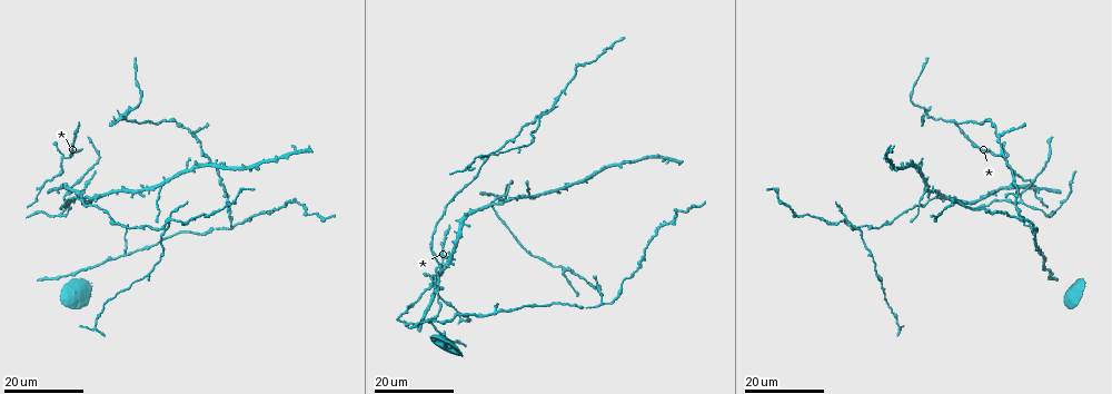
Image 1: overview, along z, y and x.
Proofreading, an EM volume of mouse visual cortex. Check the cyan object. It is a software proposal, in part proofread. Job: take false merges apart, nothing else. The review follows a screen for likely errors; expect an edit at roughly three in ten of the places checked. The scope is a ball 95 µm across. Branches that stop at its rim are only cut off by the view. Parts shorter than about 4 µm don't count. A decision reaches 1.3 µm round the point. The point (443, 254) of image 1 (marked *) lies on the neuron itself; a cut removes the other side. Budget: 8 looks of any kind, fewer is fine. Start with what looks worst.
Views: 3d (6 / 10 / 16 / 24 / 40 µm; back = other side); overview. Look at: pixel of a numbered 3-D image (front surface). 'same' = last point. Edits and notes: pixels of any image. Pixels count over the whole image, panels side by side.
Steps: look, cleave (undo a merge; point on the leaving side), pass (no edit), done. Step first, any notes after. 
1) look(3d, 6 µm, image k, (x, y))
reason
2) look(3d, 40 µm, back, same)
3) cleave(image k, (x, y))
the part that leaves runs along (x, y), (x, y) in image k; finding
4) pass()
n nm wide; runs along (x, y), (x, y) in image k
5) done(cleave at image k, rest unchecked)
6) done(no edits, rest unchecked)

look(3d, 16 µm, image 1, (168, 221))

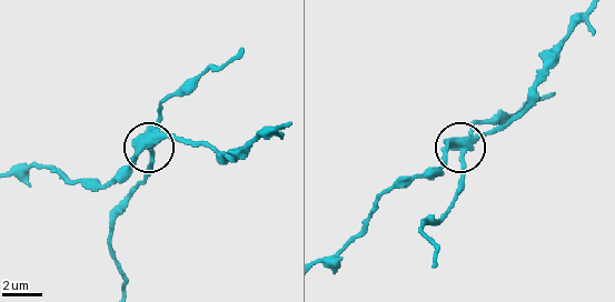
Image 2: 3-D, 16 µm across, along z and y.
look(3d, 10 µm, image 2, (468, 147))

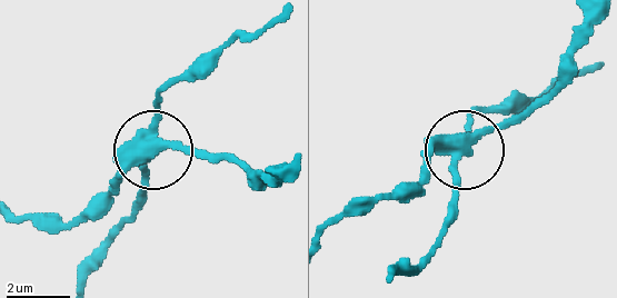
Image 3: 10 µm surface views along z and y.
cleave(image 3, (153, 101))
410 nm wide; the part that leaves runs along (151, 142), (140, 204), (85, 284) in image 3; a second neuron is stuck on

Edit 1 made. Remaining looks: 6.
look(3d, 16 µm, image 1, (159, 187))
thin arm on a thick one

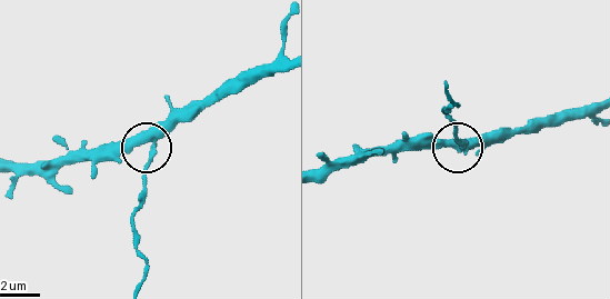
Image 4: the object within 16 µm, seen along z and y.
look(3d, 6 µm, image 4, (153, 141))
zoom in

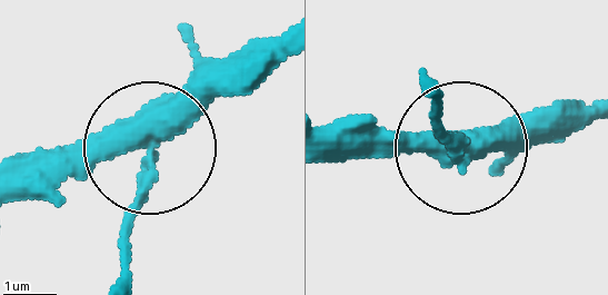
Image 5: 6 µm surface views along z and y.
cleave(image 5, (125, 239))
the part that leaves runs along (148, 174), (121, 276) in image 5; a second neuron is stuck on

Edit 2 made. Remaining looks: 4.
look(overview)

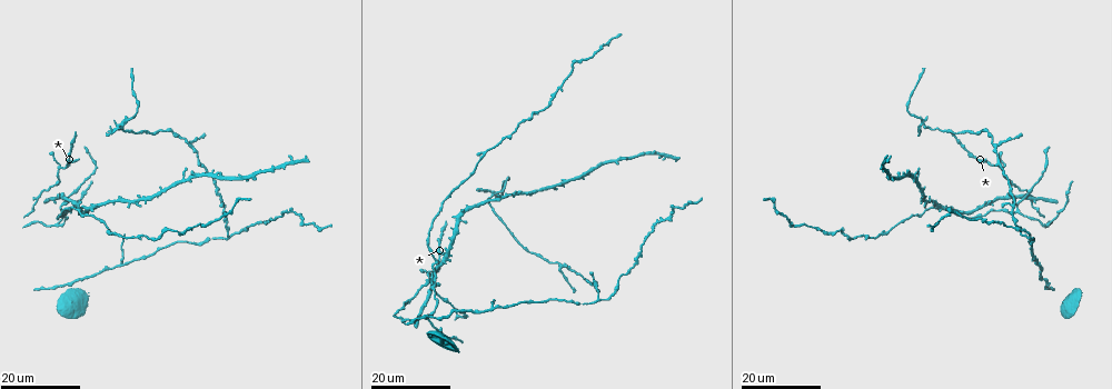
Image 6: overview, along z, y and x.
look(3d, 24 µm, image 6, (1040, 263))
three-way junction

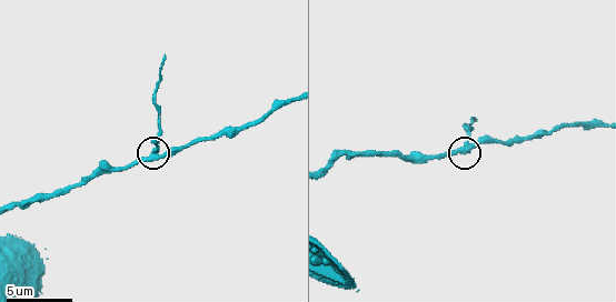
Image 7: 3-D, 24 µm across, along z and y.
look(3d, 6 µm, image 7, (154, 149))

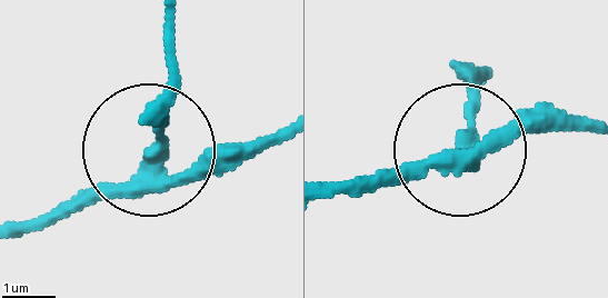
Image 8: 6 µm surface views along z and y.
pass()
3 arms; runs along (282, 127), (163, 167), (155, 149), (176, 65) in image 8; all the same neuron

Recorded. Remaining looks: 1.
done(cleave at image 3, cleave at image 5, rest unchecked)

